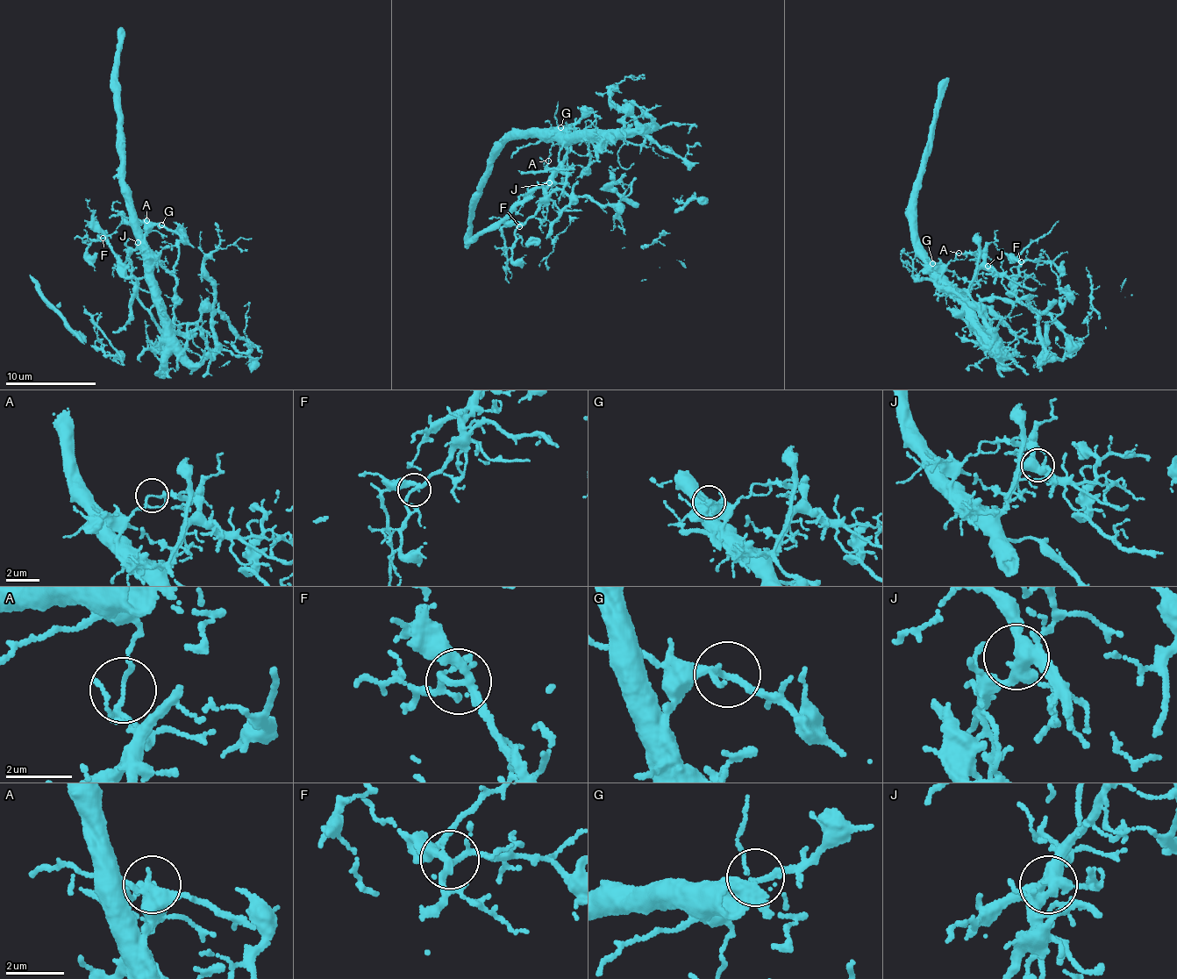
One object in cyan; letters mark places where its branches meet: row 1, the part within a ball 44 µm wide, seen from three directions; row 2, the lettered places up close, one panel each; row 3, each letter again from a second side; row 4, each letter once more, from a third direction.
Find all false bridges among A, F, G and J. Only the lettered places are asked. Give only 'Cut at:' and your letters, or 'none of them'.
Cut at: A

